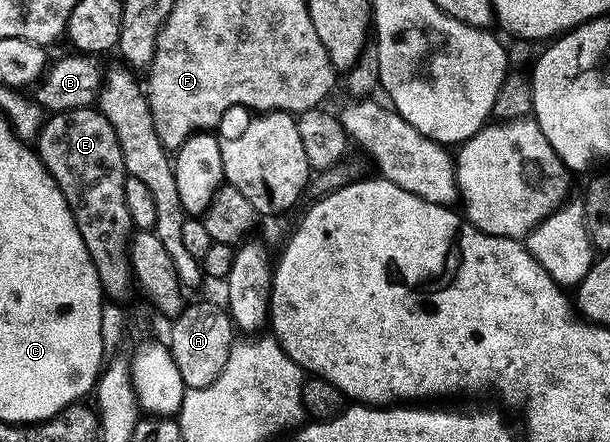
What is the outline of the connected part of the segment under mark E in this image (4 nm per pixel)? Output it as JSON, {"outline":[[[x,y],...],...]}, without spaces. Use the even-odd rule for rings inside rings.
{"outline":[[[89,106],[50,114],[42,123],[36,149],[44,168],[48,168],[52,180],[56,180],[60,192],[64,192],[64,200],[68,200],[68,208],[84,240],[84,248],[88,248],[88,256],[92,256],[92,264],[98,269],[103,295],[110,300],[123,300],[136,286],[134,269],[130,267],[130,240],[135,228],[132,216],[128,216],[128,204],[124,204],[124,184],[128,175],[124,168],[124,156],[120,152],[120,140],[116,140],[112,124],[108,124],[98,109]]]}

